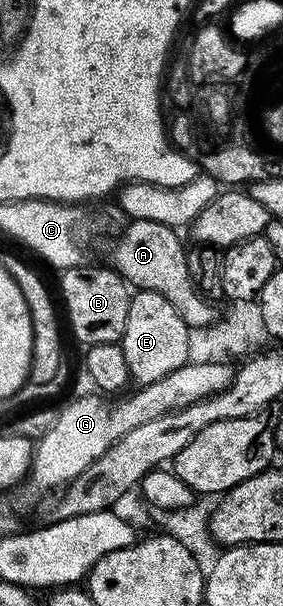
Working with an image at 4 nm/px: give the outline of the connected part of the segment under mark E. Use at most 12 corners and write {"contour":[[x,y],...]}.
{"contour":[[135,291],[120,341],[131,381],[183,368],[190,329],[166,297]]}

